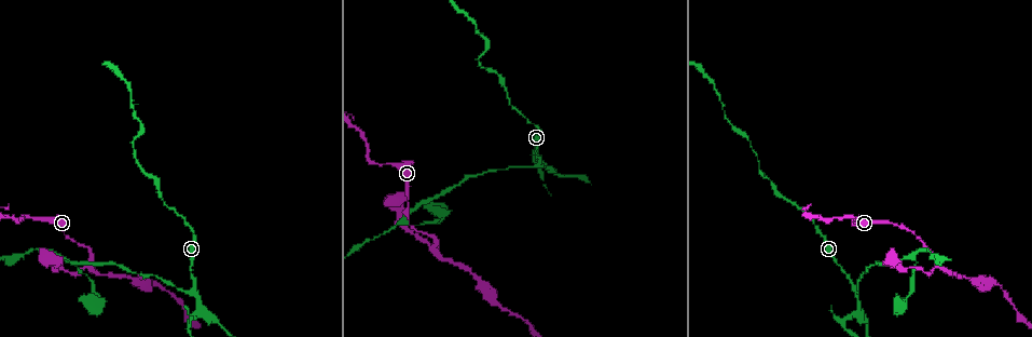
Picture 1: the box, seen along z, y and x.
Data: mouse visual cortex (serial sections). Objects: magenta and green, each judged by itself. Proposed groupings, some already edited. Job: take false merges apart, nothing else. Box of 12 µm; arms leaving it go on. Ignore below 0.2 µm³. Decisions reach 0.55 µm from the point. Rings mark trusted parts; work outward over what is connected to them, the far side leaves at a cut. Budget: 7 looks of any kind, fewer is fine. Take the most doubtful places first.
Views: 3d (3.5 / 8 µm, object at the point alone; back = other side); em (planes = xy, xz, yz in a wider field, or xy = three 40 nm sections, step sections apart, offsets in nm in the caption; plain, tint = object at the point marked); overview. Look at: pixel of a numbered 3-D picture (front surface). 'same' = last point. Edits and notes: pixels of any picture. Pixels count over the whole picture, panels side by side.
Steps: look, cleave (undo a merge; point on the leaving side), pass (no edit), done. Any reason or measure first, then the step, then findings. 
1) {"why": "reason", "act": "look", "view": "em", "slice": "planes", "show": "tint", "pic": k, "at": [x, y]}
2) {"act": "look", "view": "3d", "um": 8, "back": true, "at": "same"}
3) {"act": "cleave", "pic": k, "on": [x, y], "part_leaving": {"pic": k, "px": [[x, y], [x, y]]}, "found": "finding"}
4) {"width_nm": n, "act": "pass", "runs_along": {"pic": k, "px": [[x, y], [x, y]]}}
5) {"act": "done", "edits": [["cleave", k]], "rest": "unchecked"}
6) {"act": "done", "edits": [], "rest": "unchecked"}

{"why": "sharp bend", "act": "look", "view": "3d", "um": 3.5, "pic": 1, "at": [190, 322]}

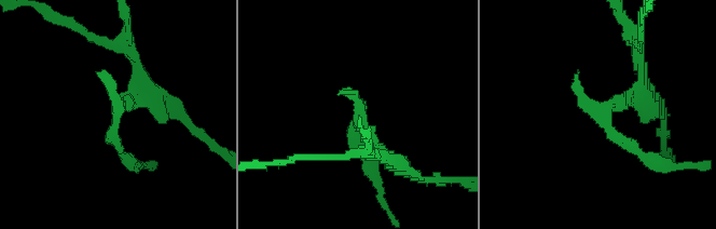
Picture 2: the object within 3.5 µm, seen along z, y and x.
{"act": "look", "view": "em", "slice": "xy", "step": 3, "show": "tint", "pic": 2, "at": [607, 110]}

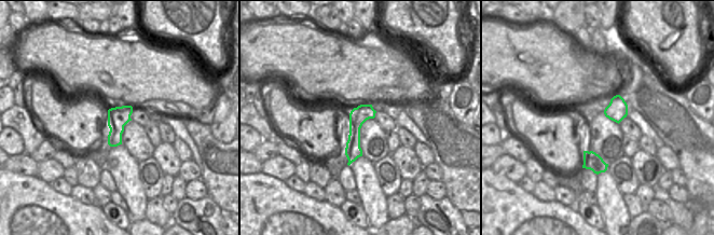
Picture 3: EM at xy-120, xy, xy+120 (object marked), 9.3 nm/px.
{"act": "pass", "runs_along": {"pic": 3, "px": [[369, 107], [356, 120], [351, 159]]}, "found": "one cell here"}

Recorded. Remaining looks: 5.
{"why": "side arm on a straight run", "act": "look", "view": "3d", "um": 3.5, "pic": 1, "at": [435, 249]}

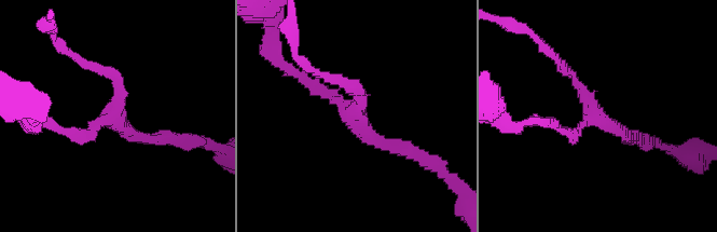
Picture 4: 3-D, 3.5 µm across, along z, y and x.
{"arms": 3, "arm_widths_nm": [150, 150, 200], "why": "need the tissue", "act": "look", "view": "em", "slice": "xy", "step": 5, "show": "tint", "pic": 4, "at": [112, 111]}

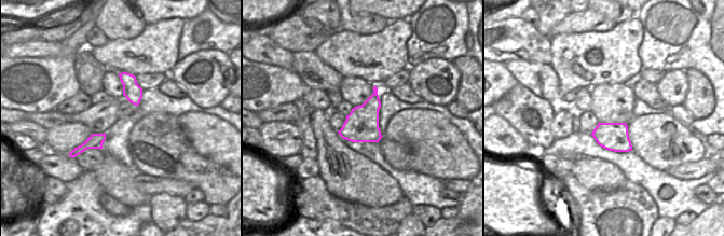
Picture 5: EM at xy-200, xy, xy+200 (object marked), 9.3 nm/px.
{"act": "pass", "runs_along": {"pic": 4, "px": [[87, 63], [118, 82], [114, 119], [161, 138]]}, "found": "one cell here"}

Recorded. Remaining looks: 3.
{"why": "narrows sharply", "act": "look", "view": "3d", "um": 8, "pic": 1, "at": [368, 239]}

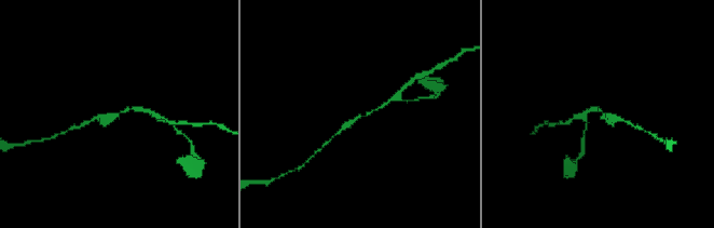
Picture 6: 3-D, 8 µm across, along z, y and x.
{"why": "closer look", "act": "look", "view": "3d", "um": 3.5, "pic": 6, "at": [603, 113]}

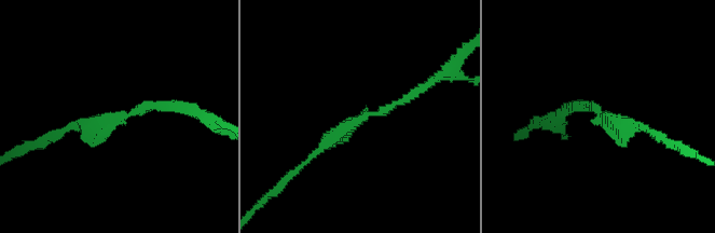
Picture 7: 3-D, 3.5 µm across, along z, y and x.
{"arm_widths_nm": [150, 200], "why": "now the EM", "act": "look", "view": "em", "slice": "xy", "step": 2, "show": "tint", "pic": 7, "at": [129, 115]}

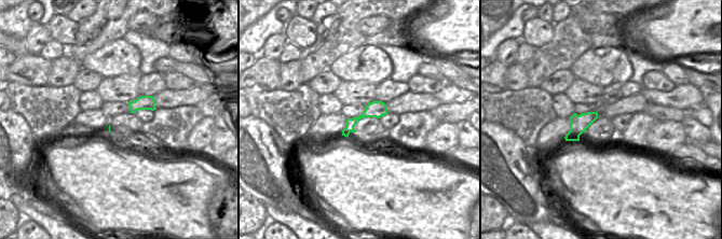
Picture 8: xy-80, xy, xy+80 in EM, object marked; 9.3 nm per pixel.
{"act": "pass", "runs_along": {"pic": 8, "px": [[384, 109], [362, 115], [344, 132]]}, "found": "one cell here"}

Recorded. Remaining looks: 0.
{"act": "done", "edits": [], "rest": "unchecked"}

